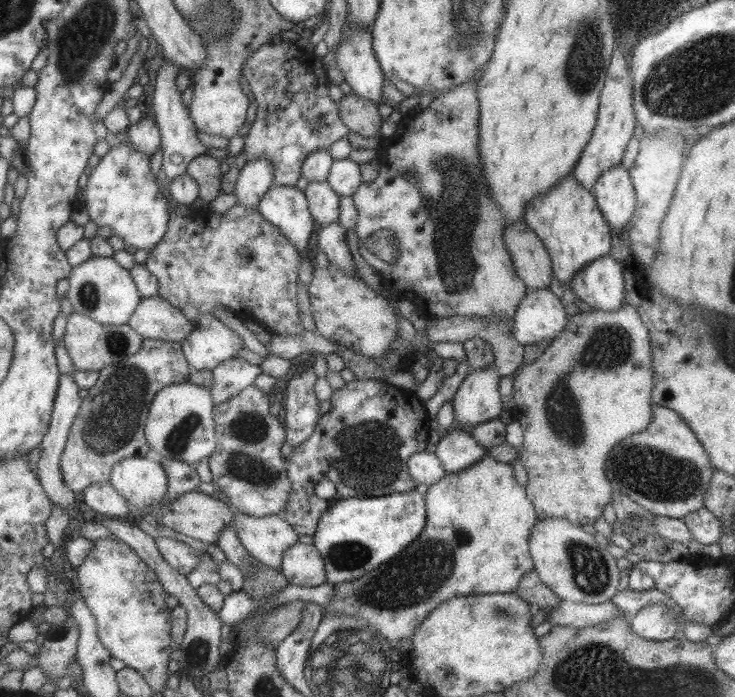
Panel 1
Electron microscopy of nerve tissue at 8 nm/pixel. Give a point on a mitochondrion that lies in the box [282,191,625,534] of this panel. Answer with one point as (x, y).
(362, 454)

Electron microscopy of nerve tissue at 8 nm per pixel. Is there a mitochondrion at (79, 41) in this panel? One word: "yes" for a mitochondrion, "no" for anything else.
yes

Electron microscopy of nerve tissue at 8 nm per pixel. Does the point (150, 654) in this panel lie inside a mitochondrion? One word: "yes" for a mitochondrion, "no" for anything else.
no

